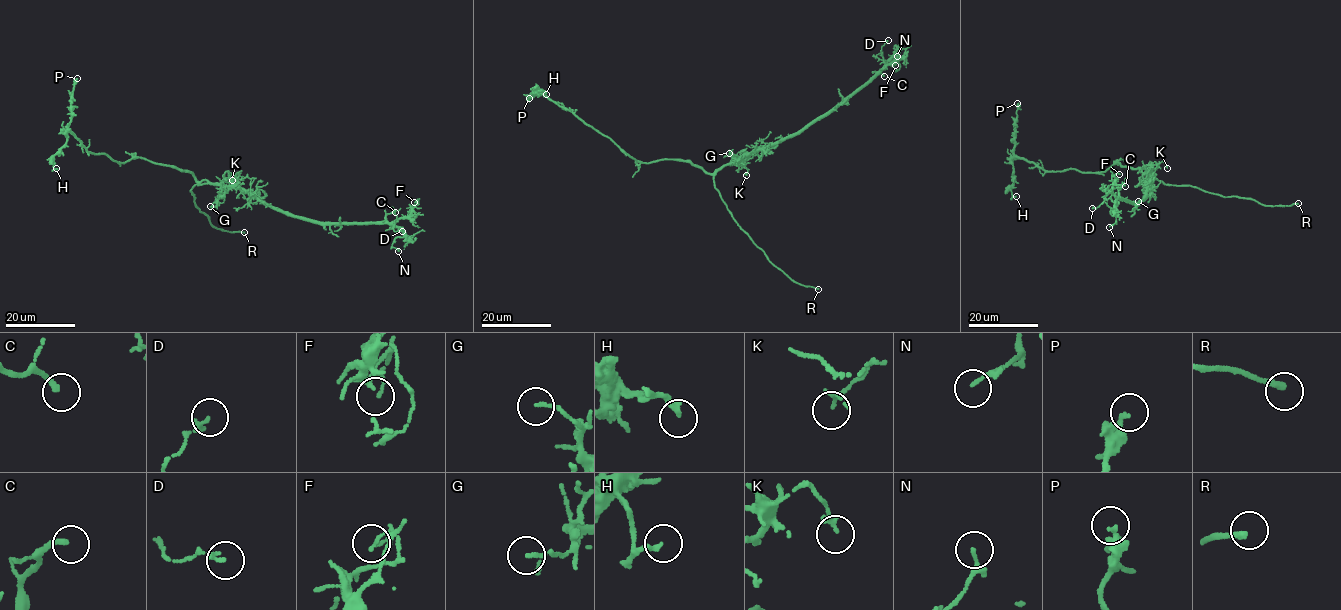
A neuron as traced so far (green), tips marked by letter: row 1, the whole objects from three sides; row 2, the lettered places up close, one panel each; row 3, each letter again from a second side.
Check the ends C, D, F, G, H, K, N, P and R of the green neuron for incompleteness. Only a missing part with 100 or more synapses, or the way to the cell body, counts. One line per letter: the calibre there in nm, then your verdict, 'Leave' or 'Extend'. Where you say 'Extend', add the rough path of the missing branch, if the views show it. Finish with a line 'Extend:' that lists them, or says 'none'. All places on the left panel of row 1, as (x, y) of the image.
C: Thickness 200 nm. Leave
D: Thickness 180 nm. Leave
F: Thickness 100 nm. Leave
G: Thickness 130 nm. Leave
H: Thickness 190 nm. Leave
K: Thickness 190 nm. Leave
N: Thickness 90 nm. Leave
P: Thickness 200 nm. Leave
R: Thickness 240 nm. Extend. Course of what is missing: (244, 232), (289, 236), (287, 238)
Extend: R

